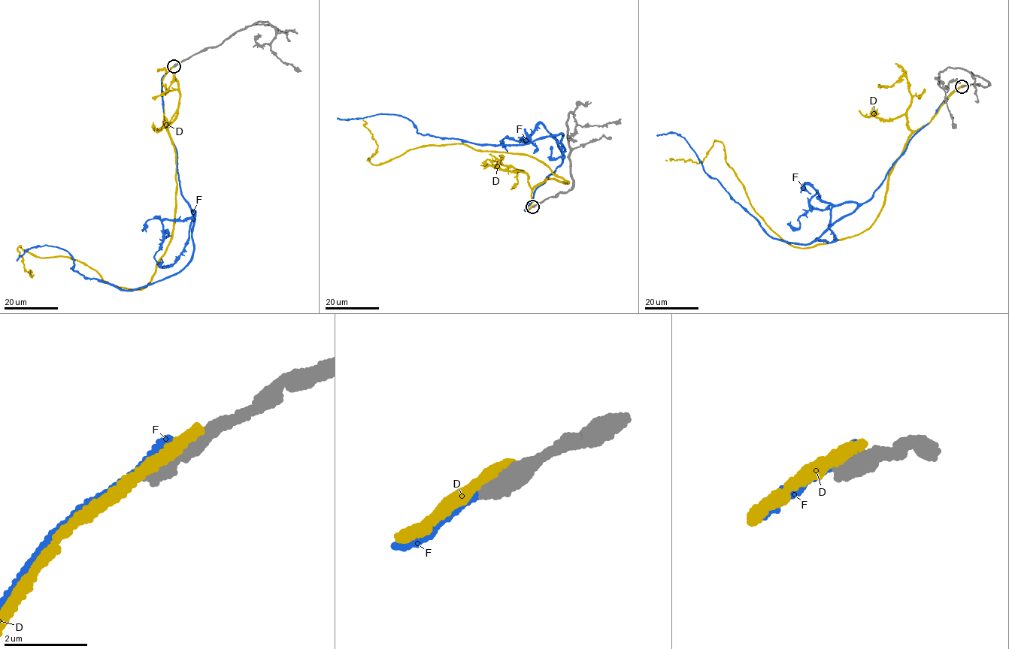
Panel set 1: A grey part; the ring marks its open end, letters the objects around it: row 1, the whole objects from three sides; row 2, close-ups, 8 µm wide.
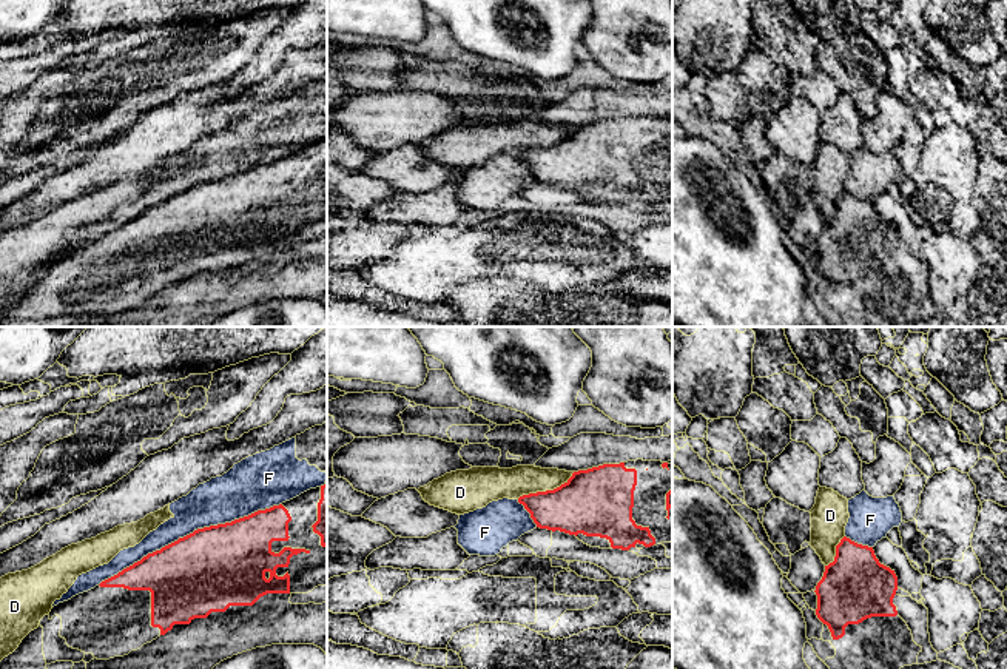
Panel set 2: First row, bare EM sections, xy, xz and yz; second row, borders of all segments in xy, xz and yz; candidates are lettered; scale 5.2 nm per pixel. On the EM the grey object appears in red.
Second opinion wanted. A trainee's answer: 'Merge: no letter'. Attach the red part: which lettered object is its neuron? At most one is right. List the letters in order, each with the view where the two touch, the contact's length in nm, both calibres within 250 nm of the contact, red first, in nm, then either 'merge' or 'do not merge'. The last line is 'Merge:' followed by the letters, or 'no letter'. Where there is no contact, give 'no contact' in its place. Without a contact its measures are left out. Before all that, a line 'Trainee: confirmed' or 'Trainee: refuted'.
Trainee: confirmed
D: contact in xz; length 340 nm; calibres 340 and 160 nm; do not merge
F: contact in xy; length 1050 nm; calibres 440 and 240 nm; do not merge
Merge: no letter

